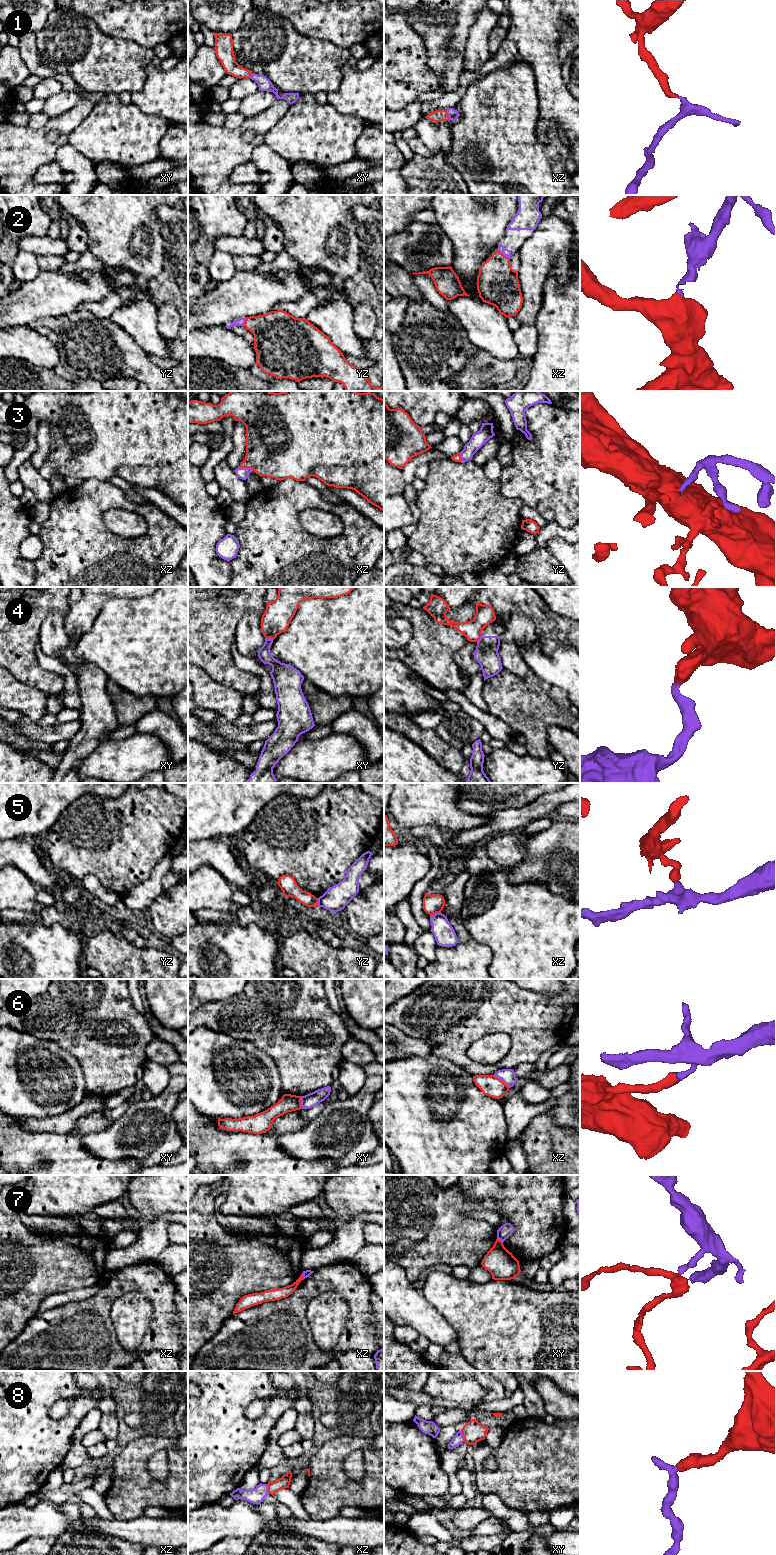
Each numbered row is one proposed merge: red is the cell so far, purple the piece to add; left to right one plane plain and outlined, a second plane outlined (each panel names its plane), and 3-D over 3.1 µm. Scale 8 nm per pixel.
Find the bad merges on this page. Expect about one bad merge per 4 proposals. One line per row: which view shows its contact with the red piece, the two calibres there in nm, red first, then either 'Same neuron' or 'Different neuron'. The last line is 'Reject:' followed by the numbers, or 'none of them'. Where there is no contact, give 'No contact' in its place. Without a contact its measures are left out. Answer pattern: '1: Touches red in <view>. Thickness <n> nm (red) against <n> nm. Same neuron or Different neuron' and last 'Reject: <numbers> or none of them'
1: Touches red in xz. Thickness 100 nm (red) against 90 nm. Same neuron
2: Touches red in xz. Thickness 340 nm (red) against 60 nm. Same neuron
3: Touches red in xz. Thickness 420 nm (red) against 90 nm. Same neuron
4: Touches red in xy. Thickness 220 nm (red) against 100 nm. Different neuron
5: Touches red in xz. Thickness 160 nm (red) against 170 nm. Different neuron
6: Touches red in xz. Thickness 160 nm (red) against 120 nm. Different neuron
7: Touches red in xy. Thickness 240 nm (red) against 100 nm. Different neuron
8: Touches red in xy. Thickness 170 nm (red) against 90 nm. Same neuron
Reject: 4, 5, 6, 7

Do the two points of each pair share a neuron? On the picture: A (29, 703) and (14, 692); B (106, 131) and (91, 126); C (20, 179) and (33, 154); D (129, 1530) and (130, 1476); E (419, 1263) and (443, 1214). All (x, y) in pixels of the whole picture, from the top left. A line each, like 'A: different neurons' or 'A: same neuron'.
A: same neuron
B: same neuron
C: same neuron
D: different neurons
E: same neuron

